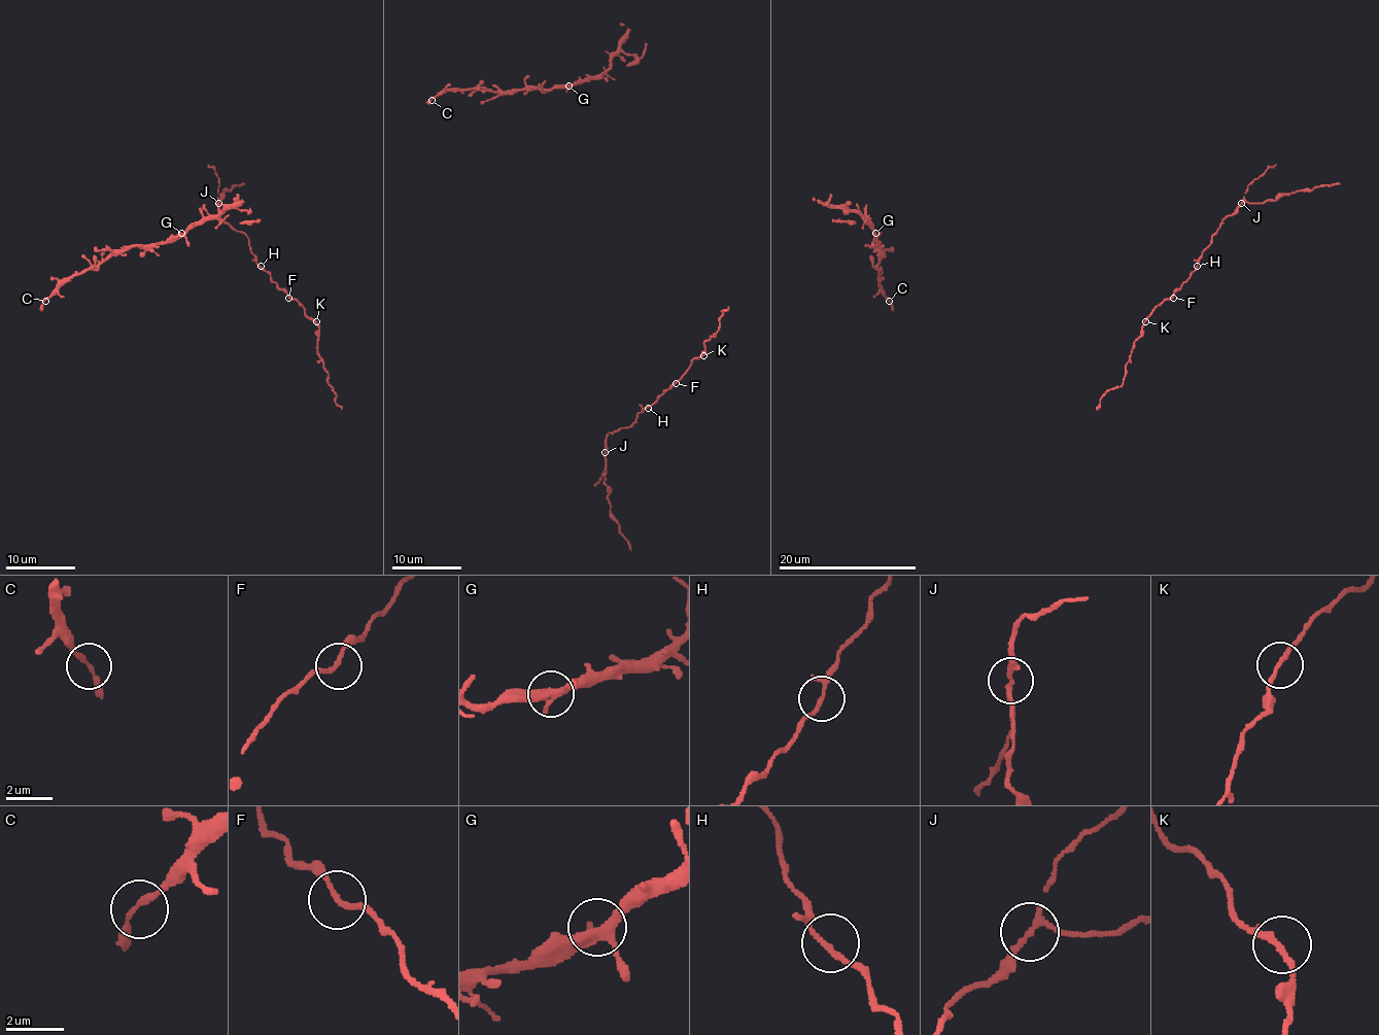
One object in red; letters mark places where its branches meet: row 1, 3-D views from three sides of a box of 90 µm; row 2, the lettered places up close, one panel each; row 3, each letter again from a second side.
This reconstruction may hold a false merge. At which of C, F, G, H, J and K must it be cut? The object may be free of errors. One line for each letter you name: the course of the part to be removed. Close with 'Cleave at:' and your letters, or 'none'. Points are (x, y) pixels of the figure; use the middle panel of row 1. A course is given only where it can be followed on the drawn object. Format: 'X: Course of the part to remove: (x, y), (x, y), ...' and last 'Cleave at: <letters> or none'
Cleave at: none

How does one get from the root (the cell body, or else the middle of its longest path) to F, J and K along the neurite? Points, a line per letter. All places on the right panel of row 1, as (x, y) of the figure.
F: (1133, 342), (1141, 334), (1141, 326), (1151, 311), (1173, 298)
J: (1133, 342), (1141, 334), (1141, 326), (1151, 311), (1188, 278), (1219, 225), (1242, 202)
K: (1133, 342), (1141, 334), (1145, 321)

